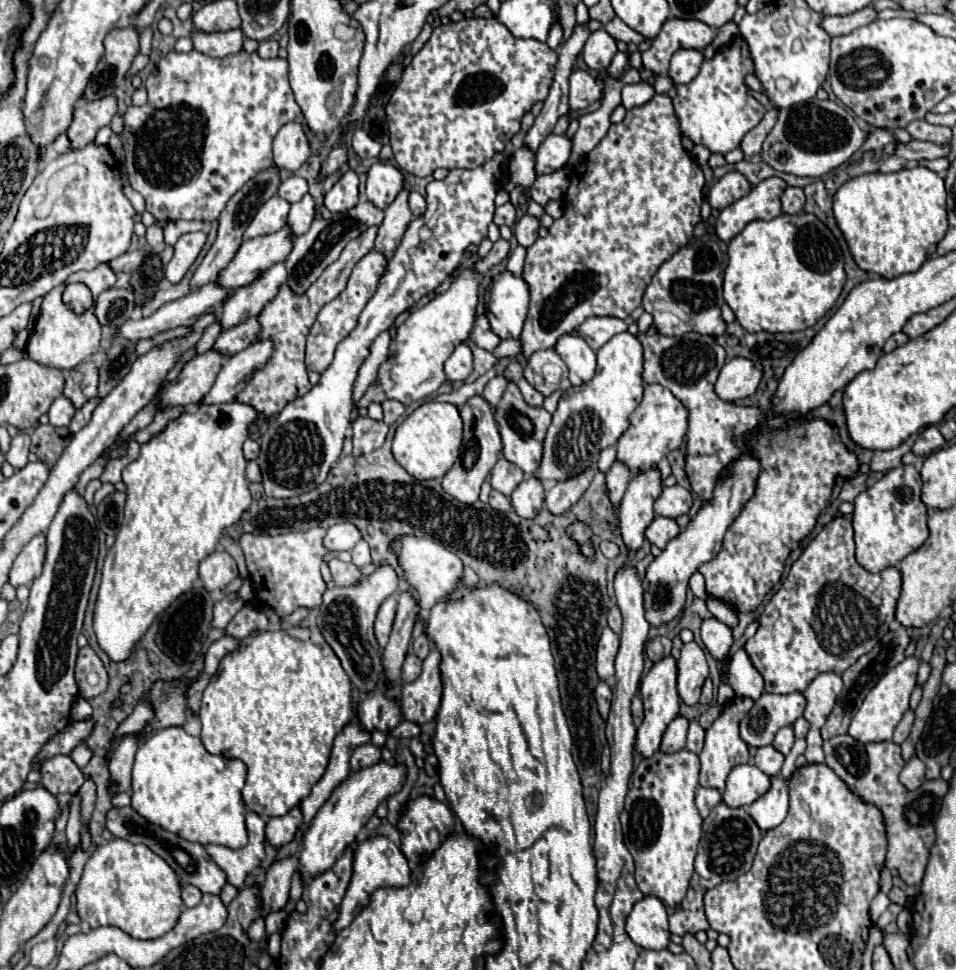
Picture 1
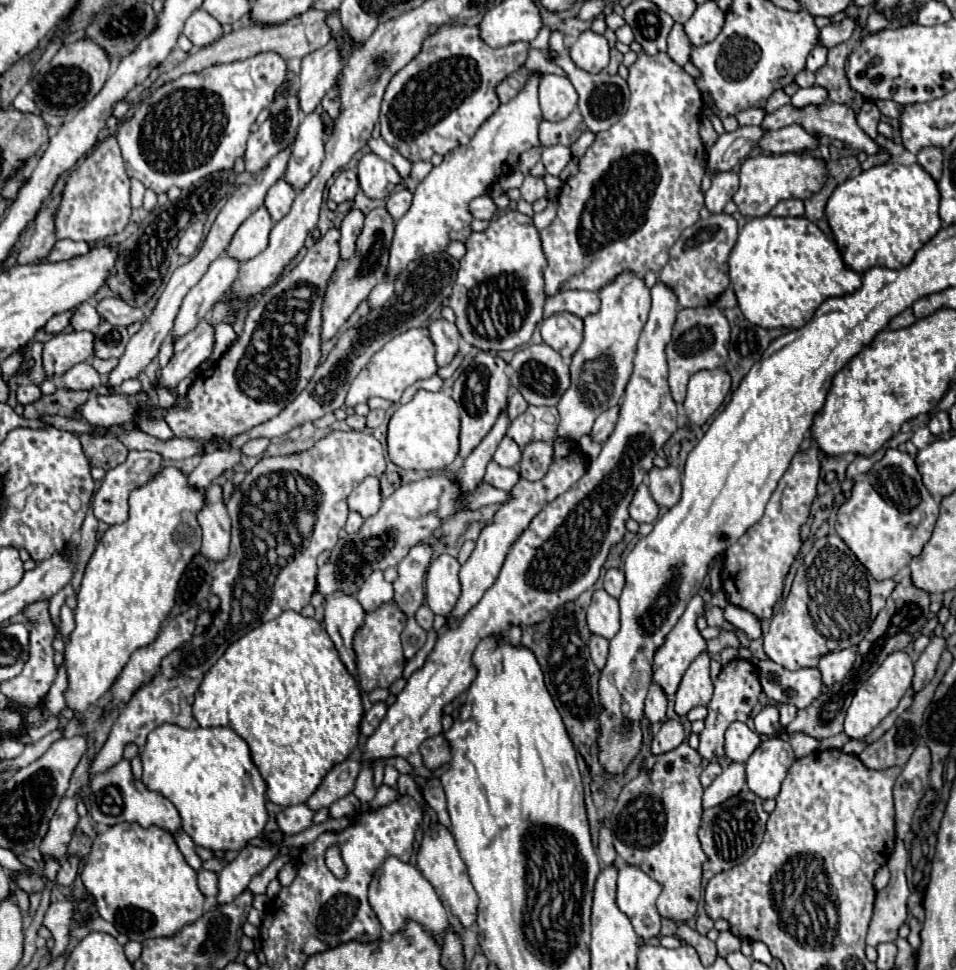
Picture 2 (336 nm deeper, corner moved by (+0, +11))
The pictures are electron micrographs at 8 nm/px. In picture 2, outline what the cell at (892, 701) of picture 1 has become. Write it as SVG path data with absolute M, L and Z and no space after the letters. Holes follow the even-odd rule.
M896 651L892 655L886 657L886 661L876 669L876 673L872 673L868 677L868 681L864 681L864 685L860 685L860 689L856 691L852 705L849 706L846 713L846 721L844 721L844 733L852 739L862 739L866 737L874 727L878 727L878 723L892 711L896 709L900 697L906 693L906 689L912 685L912 657L904 651Z

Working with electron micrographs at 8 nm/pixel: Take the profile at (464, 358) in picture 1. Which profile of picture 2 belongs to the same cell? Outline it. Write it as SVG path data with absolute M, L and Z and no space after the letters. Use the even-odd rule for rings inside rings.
M434 319L426 325L428 335L432 337L432 343L436 347L436 365L444 367L448 365L454 355L458 353L458 341L460 341L460 333L456 329L454 323L446 321L446 319Z

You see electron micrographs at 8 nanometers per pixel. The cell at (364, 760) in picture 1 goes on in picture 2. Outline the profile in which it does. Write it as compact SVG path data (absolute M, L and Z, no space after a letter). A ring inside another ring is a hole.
M380 701L380 703L374 703L374 705L364 713L364 717L362 717L362 725L360 725L362 735L370 737L370 735L376 731L376 727L380 725L380 721L382 721L384 715L386 715L386 709L388 709L386 703Z

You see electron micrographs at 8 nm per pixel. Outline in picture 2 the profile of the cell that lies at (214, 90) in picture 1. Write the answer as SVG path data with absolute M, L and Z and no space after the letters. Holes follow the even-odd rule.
M260 53L246 61L210 67L200 75L184 75L178 81L172 81L156 89L136 109L132 119L128 119L120 127L116 135L124 159L126 175L130 179L138 179L154 193L164 193L174 185L186 189L202 177L234 167L236 157L244 155L252 123L256 121L258 113L272 103L276 87L284 81L284 77L286 77L284 59L276 53Z

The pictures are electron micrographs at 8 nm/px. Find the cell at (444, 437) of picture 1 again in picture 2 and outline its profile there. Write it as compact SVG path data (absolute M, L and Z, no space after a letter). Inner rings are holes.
M418 391L412 401L400 405L388 423L388 457L394 465L412 471L436 471L454 463L458 455L460 417L452 397L438 391Z

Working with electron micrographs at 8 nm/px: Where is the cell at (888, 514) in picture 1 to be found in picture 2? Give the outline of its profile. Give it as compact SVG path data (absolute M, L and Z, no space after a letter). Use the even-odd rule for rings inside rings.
M886 449L884 457L854 483L852 495L838 507L836 533L876 581L892 579L930 539L938 519L938 501L922 485L914 459L906 451Z

